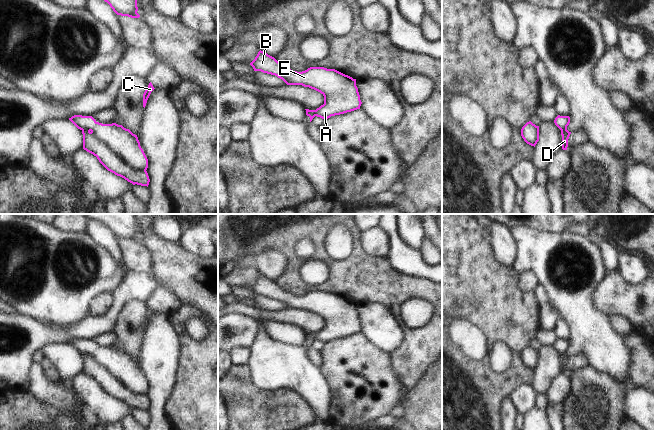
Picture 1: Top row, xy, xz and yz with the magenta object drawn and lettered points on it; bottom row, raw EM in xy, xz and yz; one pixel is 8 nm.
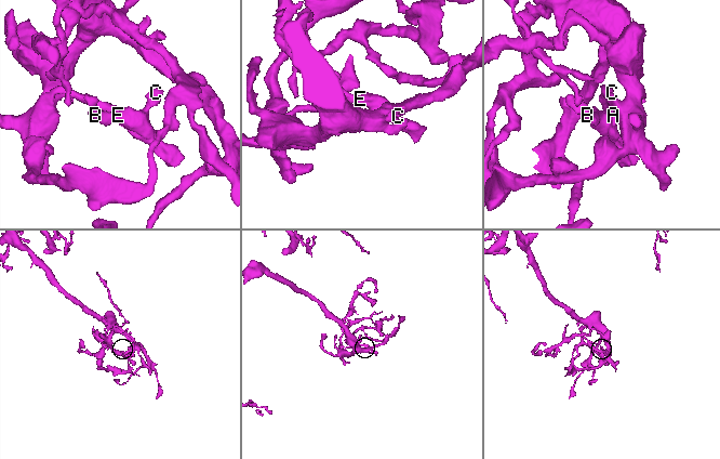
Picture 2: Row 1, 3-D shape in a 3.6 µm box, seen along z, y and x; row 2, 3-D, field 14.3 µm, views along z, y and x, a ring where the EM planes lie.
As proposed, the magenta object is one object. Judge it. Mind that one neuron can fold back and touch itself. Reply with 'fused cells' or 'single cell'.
fused cells

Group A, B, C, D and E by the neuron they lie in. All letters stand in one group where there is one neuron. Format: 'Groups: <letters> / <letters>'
Groups: A B C E / D.

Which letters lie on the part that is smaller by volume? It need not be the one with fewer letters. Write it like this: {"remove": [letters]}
{"remove": ["D"]}

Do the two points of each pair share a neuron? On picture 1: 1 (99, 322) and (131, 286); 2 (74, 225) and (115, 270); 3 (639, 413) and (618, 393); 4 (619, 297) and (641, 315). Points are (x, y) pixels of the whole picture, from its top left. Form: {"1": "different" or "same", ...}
{"1": "same", "2": "different", "3": "different", "4": "same"}

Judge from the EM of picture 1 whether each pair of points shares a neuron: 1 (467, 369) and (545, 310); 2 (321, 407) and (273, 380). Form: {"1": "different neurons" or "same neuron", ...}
{"1": "different neurons", "2": "same neuron"}

